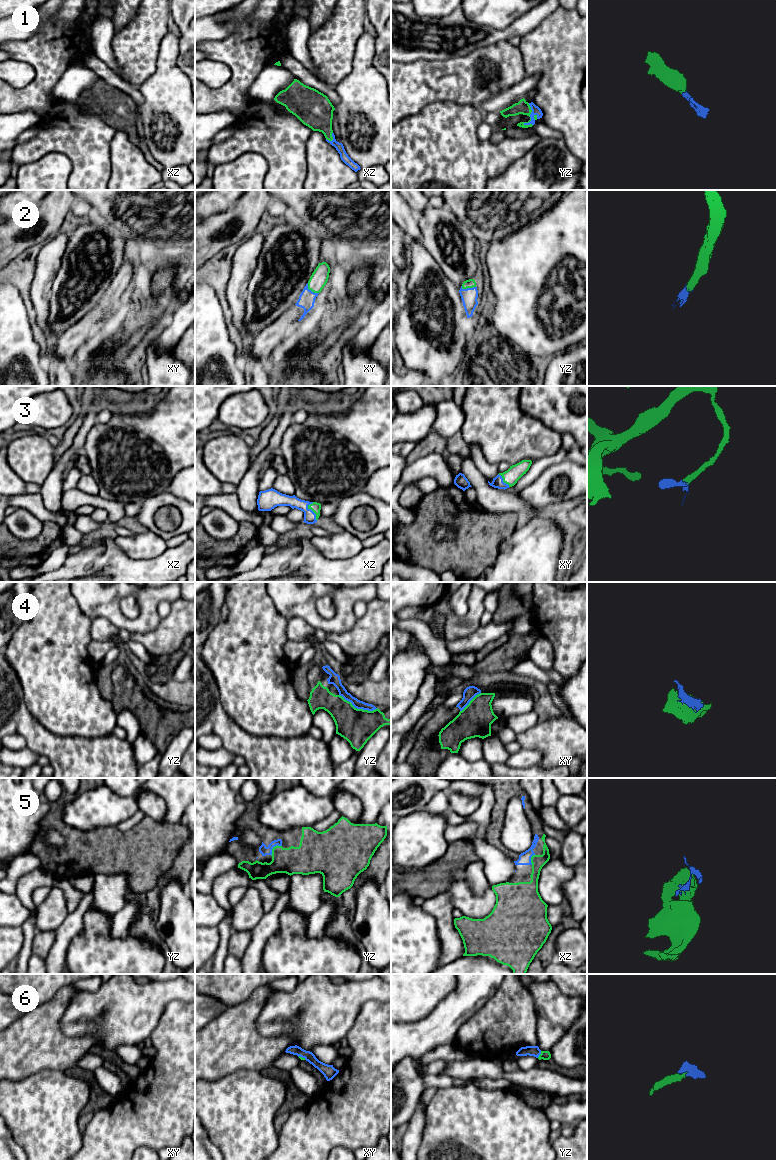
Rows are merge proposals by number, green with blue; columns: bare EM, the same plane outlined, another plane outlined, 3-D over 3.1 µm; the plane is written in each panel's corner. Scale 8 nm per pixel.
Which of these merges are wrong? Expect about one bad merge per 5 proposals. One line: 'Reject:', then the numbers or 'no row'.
Reject: 4

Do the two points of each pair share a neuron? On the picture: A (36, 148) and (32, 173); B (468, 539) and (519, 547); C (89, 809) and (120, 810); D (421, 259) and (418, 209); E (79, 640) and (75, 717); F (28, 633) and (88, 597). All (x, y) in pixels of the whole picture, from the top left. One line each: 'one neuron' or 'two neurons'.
A: two neurons
B: two neurons
C: one neuron
D: one neuron
E: one neuron
F: two neurons

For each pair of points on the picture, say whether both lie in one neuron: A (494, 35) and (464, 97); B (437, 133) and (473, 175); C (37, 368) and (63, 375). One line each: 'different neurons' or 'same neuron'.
A: different neurons
B: same neuron
C: different neurons

